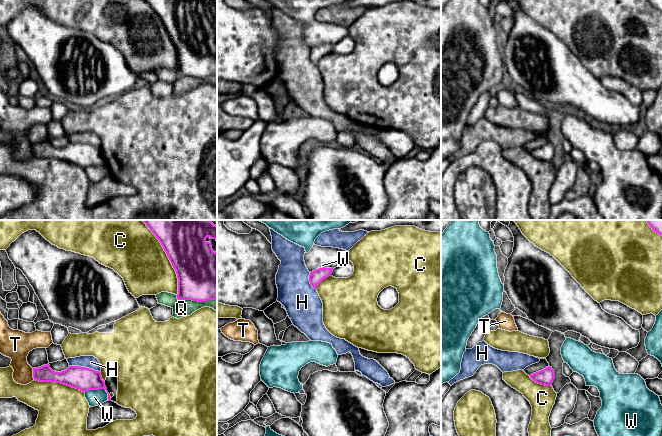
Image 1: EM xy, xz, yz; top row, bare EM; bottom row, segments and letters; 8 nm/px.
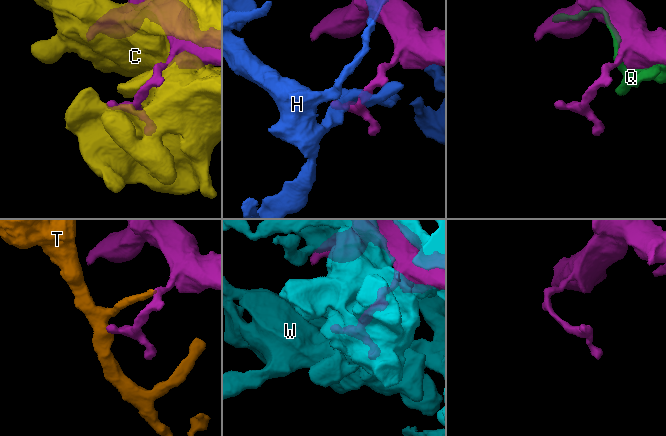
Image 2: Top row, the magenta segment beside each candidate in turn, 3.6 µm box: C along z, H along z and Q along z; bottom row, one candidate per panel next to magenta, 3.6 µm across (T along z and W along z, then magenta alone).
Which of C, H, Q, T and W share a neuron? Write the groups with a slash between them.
C / H / Q / T / W

